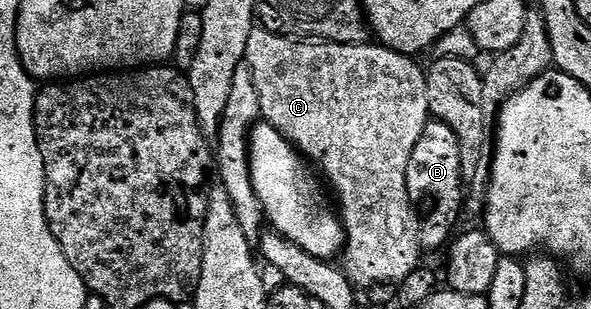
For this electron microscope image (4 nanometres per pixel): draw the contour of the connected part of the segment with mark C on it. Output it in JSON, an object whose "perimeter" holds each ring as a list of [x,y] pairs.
{"perimeter":[[[263,27],[253,28],[244,59],[254,75],[254,87],[258,87],[261,118],[307,158],[336,192],[346,242],[342,268],[348,278],[360,287],[392,285],[406,279],[410,271],[421,268],[421,218],[412,210],[414,202],[406,187],[406,166],[410,164],[414,143],[418,143],[430,120],[425,70],[419,69],[409,54],[395,53],[387,45],[309,43],[304,39],[281,37]]]}

